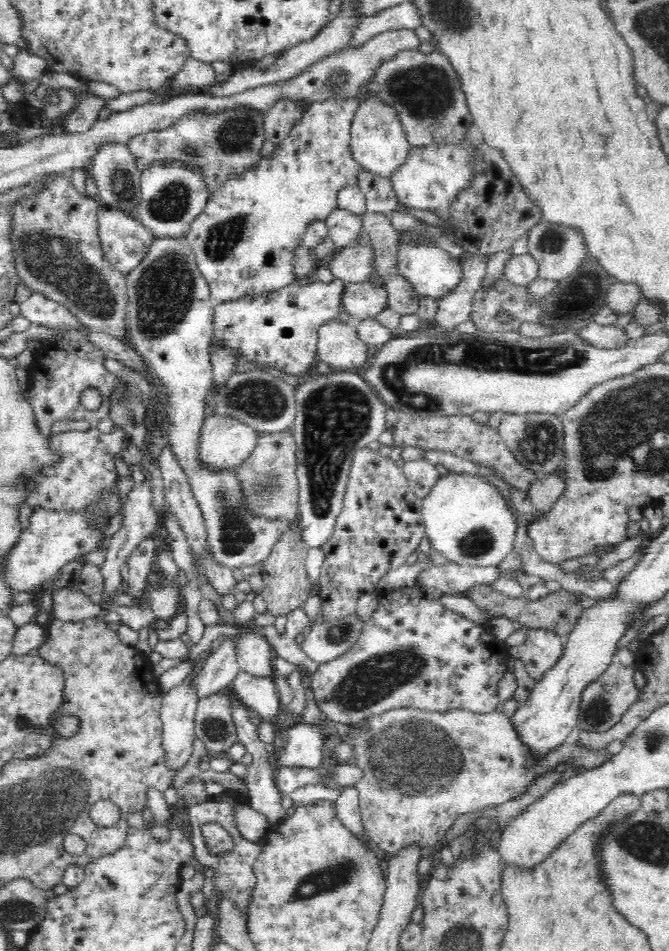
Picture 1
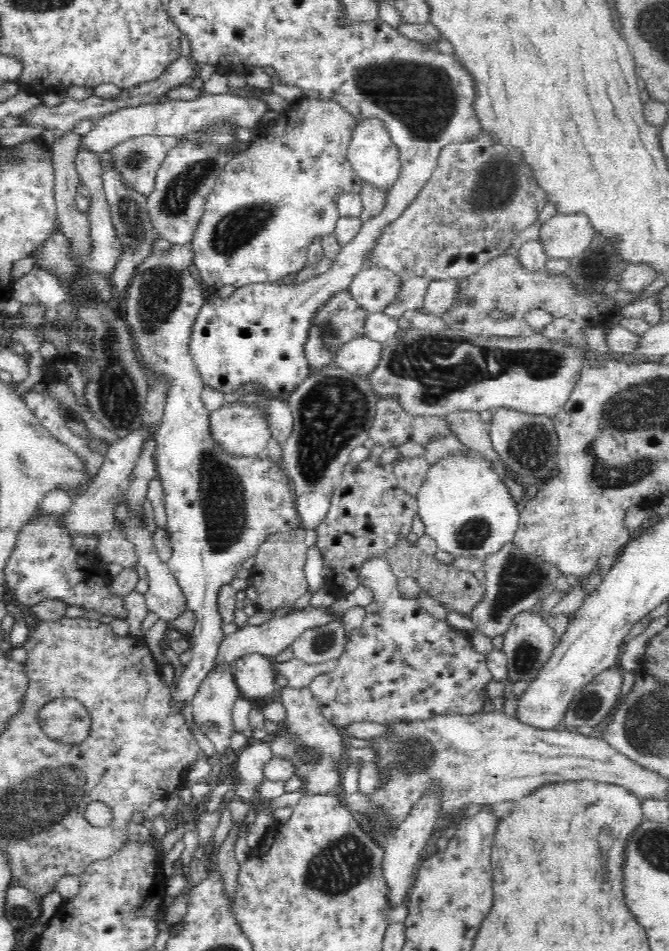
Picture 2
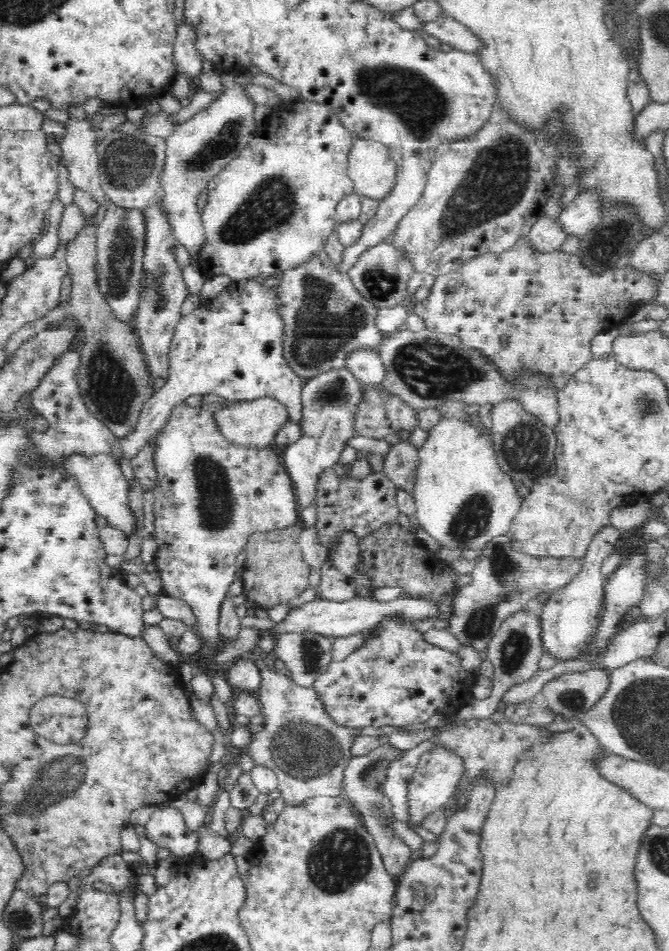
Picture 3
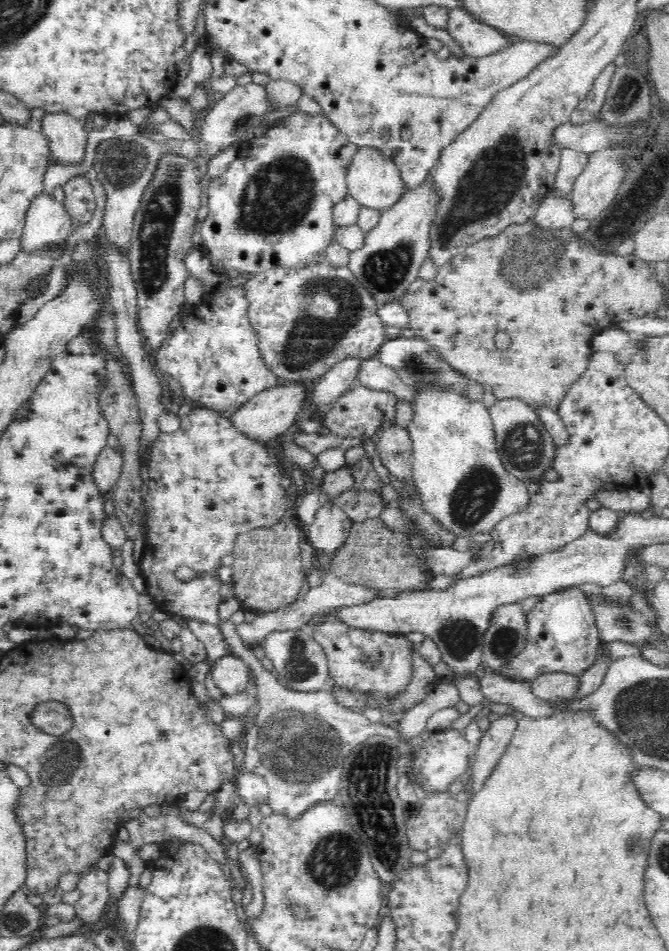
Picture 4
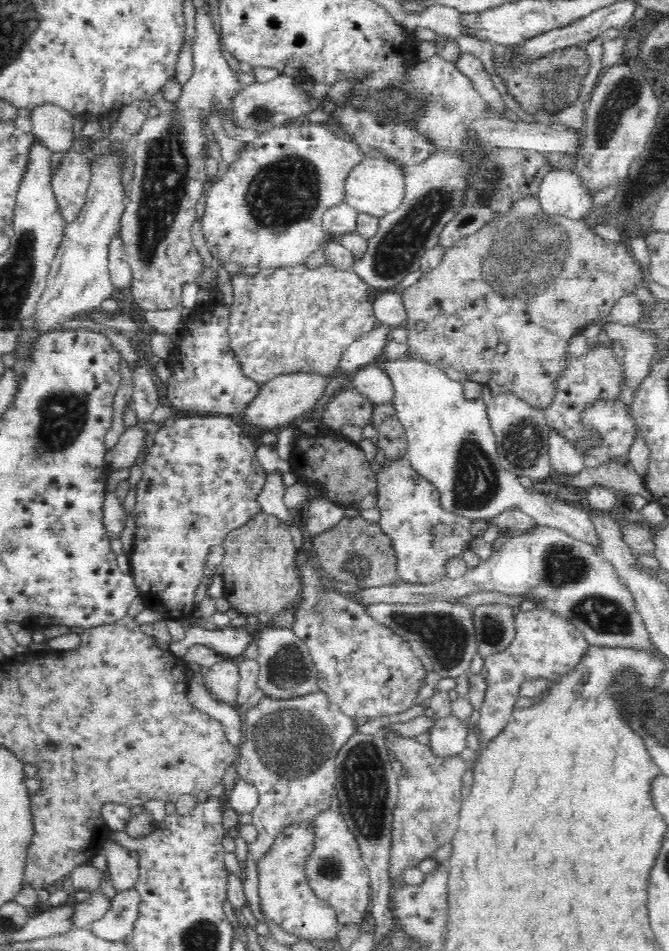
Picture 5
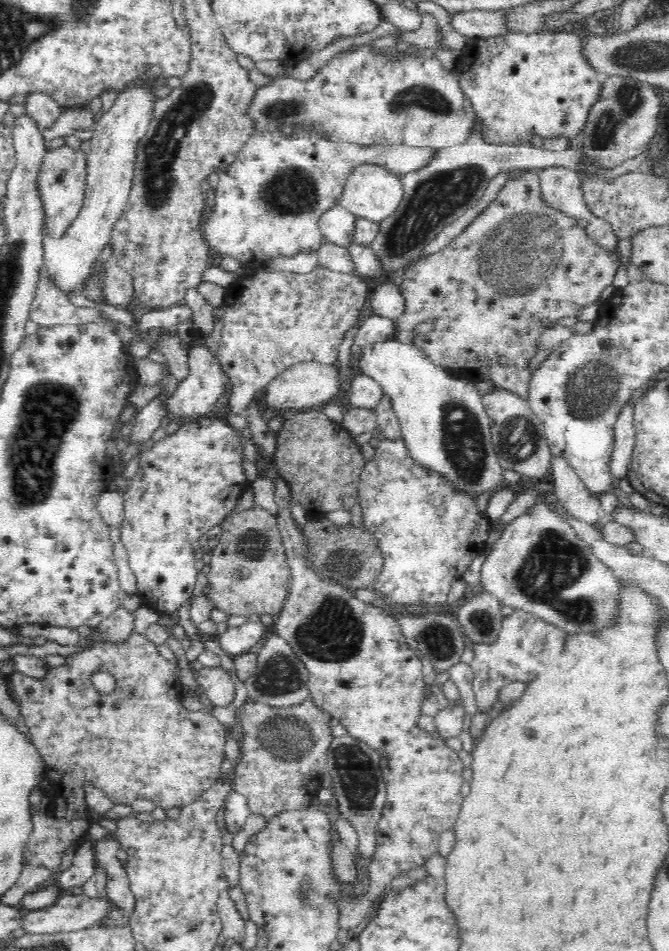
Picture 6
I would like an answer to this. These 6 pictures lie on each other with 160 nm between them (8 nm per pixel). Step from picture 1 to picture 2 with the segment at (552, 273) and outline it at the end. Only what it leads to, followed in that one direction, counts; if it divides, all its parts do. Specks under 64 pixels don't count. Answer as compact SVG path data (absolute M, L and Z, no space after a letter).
M584 212L557 213L539 231L549 258L565 260L581 257L595 234L594 226Z

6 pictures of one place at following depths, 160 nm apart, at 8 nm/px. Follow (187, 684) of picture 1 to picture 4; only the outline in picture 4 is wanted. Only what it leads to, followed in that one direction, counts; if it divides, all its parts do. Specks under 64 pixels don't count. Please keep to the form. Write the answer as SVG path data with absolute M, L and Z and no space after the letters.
M196 409L179 420L179 429L161 433L156 438L146 463L151 476L144 496L148 528L145 551L137 566L147 580L145 591L154 597L160 612L219 625L218 605L222 602L219 590L223 584L218 577L222 566L220 560L231 554L240 533L271 527L286 518L288 477L282 469L281 459L268 452L262 442L248 438L236 429L229 415Z

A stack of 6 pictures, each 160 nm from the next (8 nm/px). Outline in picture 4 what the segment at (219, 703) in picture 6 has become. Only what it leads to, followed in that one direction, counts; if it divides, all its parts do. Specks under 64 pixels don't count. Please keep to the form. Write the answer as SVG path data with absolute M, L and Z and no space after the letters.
M228 654L212 663L210 678L222 695L236 695L242 692L252 676L246 663L234 654Z

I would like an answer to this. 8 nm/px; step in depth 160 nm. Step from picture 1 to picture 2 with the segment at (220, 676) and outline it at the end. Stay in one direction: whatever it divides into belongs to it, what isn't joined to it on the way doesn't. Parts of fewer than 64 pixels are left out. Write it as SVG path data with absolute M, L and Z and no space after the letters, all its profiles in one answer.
M310 603L300 610L290 611L279 618L271 618L260 625L248 625L232 634L224 637L220 644L216 661L218 663L228 663L229 667L233 667L236 661L247 654L260 654L273 659L280 652L284 652L290 646L290 643L300 636L305 630L322 628L328 626L332 622L343 624L344 617L336 614L332 608L322 606L322 608L314 608Z

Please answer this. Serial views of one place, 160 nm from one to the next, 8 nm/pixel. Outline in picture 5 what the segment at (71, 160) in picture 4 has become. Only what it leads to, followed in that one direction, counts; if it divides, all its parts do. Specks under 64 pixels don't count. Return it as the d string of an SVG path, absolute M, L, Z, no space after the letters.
M54 103L31 108L32 133L52 152L64 152L77 145L76 117Z

